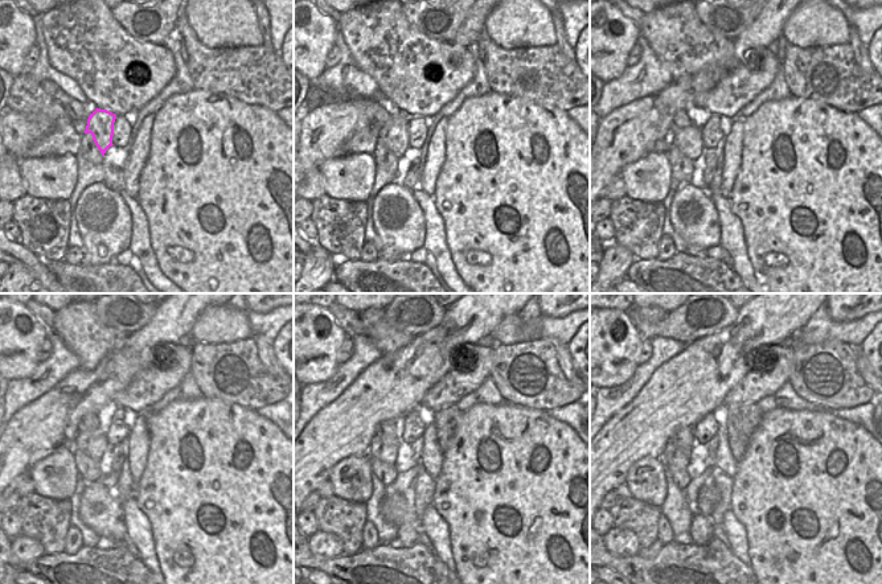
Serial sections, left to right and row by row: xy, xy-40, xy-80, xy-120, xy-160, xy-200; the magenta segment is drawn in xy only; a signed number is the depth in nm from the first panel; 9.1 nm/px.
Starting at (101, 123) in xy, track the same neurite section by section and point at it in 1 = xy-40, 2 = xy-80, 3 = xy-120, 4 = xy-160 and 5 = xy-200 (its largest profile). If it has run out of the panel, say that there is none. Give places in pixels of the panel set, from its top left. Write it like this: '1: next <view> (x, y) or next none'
1: next xy-40 (394, 132)
2: next xy-80 (689, 140)
3: next xy-120 (93, 443)
4: next xy-160 (380, 449)
5: next xy-200 (673, 457)

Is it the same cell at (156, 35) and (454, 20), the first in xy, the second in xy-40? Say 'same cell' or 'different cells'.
same cell

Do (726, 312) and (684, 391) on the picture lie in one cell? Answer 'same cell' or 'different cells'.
different cells

